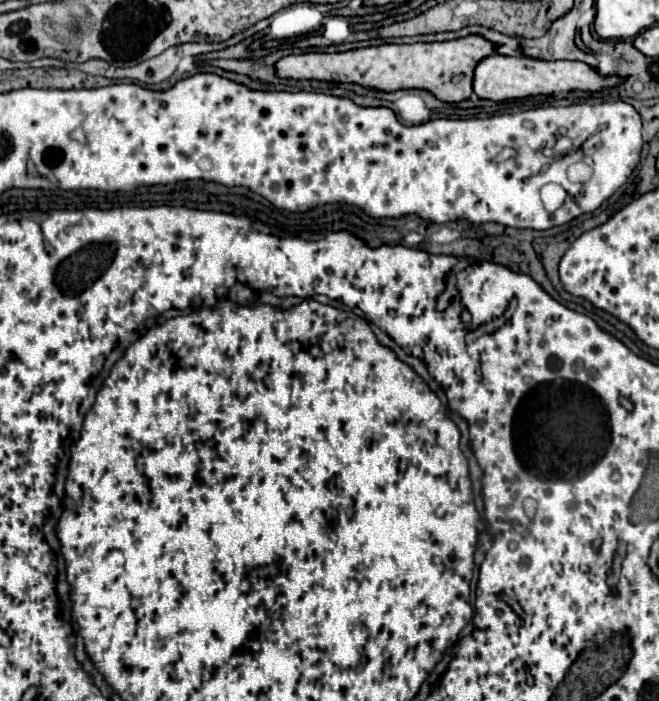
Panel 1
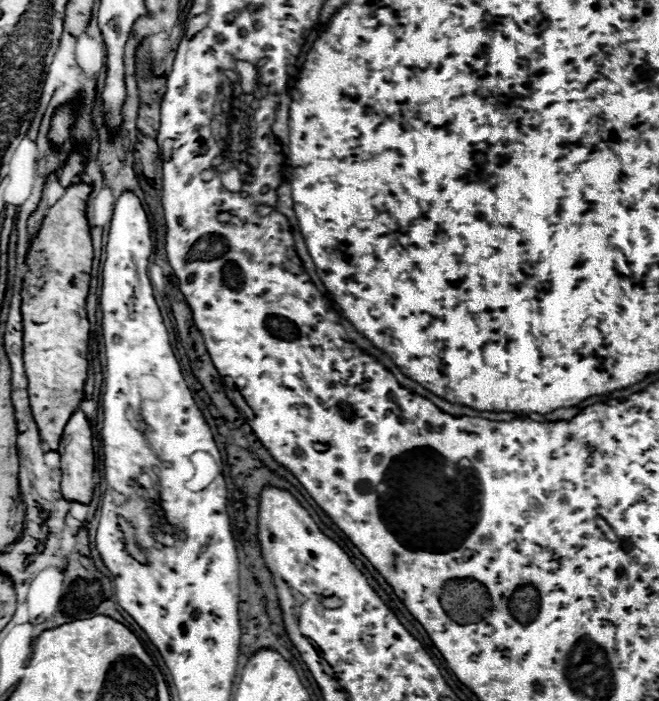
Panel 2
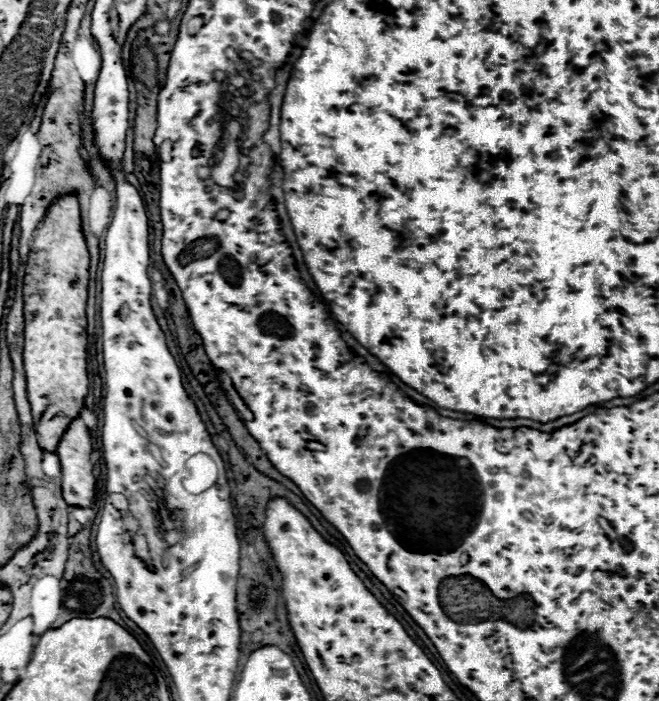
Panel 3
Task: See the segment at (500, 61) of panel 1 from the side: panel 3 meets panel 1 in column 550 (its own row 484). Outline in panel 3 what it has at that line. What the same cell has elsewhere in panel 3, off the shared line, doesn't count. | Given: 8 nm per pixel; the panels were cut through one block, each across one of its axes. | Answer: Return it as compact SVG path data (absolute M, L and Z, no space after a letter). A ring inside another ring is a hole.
M74 418L66 428L58 450L62 464L62 496L70 506L90 506L94 498L94 476L92 476L92 438L82 422Z

